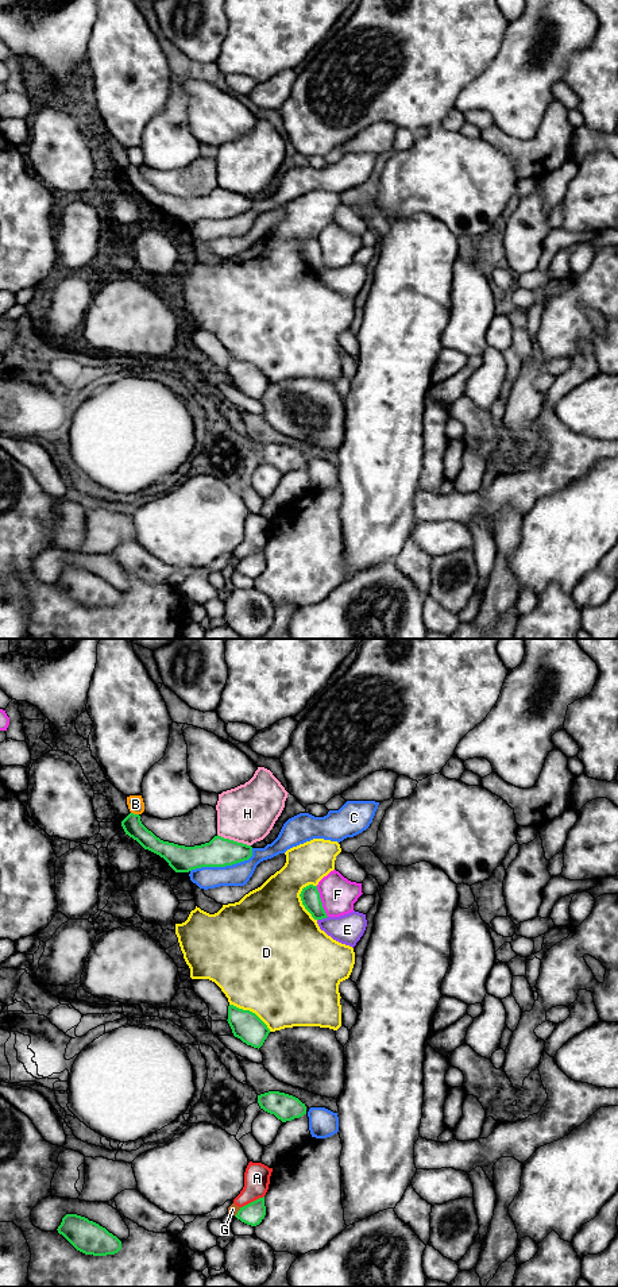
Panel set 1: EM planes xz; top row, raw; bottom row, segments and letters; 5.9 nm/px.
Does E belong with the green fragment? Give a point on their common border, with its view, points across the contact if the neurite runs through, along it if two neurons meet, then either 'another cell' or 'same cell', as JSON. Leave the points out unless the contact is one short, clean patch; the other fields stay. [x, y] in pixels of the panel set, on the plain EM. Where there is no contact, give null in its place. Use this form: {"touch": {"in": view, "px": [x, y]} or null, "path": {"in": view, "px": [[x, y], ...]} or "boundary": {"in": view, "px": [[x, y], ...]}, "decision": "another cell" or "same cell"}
{"touch": {"in": "xz", "px": [321, 270]}, "boundary": {"in": "xz", "px": [[327, 268], [317, 272]]}, "decision": "another cell"}

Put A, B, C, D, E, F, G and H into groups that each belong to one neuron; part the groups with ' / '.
A / B / C / D / E / F / G / H

